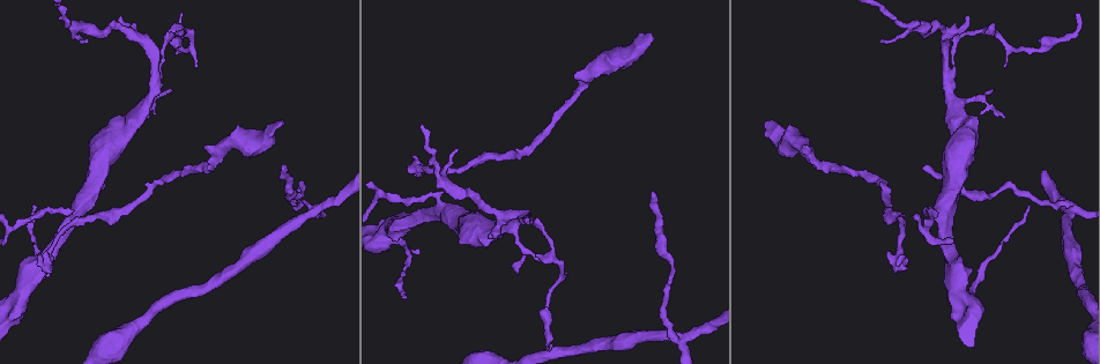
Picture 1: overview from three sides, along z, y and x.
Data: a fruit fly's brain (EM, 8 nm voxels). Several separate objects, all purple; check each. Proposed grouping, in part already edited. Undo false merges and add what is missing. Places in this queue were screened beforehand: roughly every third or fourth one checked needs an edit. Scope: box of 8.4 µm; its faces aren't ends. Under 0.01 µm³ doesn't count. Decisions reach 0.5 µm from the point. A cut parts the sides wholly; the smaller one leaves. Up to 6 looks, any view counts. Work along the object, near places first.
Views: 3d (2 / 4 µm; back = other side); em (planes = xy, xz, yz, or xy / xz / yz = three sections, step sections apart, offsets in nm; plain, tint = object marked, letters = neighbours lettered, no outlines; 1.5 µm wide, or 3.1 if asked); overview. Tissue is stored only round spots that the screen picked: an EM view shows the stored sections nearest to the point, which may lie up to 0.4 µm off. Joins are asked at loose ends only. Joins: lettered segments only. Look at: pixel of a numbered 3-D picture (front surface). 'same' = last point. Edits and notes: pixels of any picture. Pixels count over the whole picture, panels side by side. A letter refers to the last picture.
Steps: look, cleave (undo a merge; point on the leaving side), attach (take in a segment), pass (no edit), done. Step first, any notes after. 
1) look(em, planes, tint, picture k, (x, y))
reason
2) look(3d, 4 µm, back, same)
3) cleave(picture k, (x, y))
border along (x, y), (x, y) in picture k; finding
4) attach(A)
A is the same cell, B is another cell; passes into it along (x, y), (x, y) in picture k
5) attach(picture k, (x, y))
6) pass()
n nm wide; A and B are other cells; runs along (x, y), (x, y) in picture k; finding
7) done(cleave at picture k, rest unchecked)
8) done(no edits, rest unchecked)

look(em, planes, plain, picture 1, (994, 89))

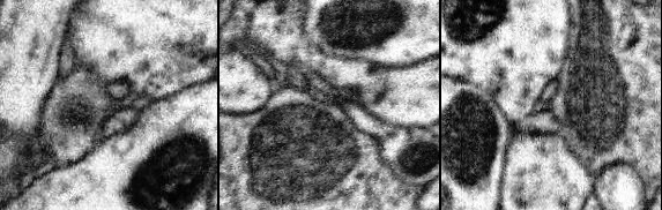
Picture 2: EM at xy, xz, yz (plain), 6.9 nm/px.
look(em, planes, tint, same)

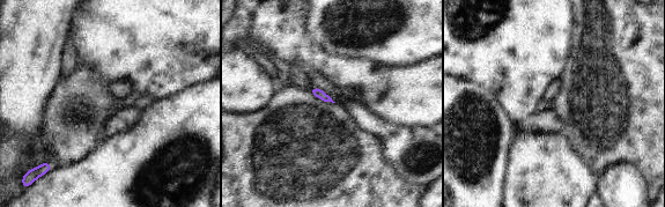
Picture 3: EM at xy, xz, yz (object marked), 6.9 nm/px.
look(em, planes, letters, same)

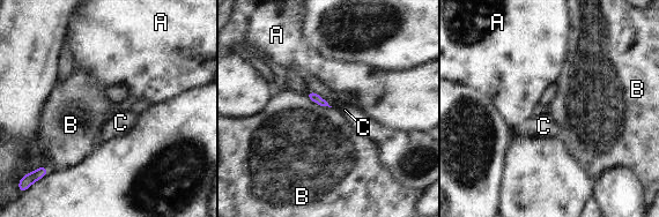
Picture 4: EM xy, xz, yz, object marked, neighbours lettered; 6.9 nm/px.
pass()
A, B and C are other cells; none of them fits

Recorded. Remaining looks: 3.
look(em, xz, step 4, letters, picture 1, (649, 36))
an open end

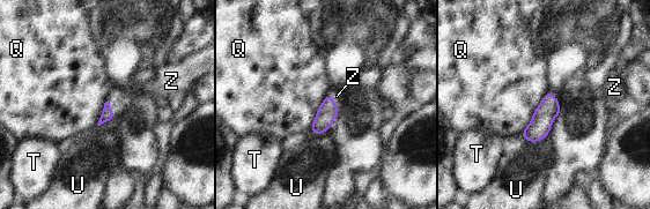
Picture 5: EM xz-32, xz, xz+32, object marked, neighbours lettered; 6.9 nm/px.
attach(Z)
Z is the same cell, Q, T and U are other cells; passes into it along (327, 111), (333, 102), (337, 96) in picture 5; the neuron continues

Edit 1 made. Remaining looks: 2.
look(em, xy, step 8, tint, picture 1, (446, 210))

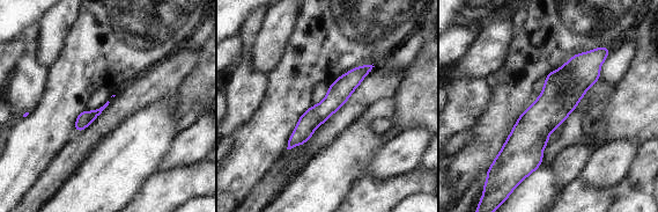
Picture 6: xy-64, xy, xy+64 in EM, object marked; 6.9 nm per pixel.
look(em, yz, step 8, letters, same)
another direction

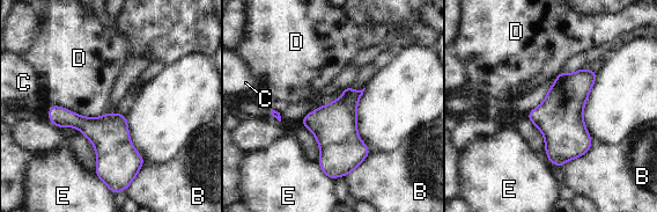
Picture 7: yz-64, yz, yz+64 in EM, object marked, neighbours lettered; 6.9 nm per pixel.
pass()
B, C, D and E are other cells; border along (51, 102), (91, 117), (105, 112) in picture 7; one neuron here

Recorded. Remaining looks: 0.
done(attach at picture 5, rest unchecked)

